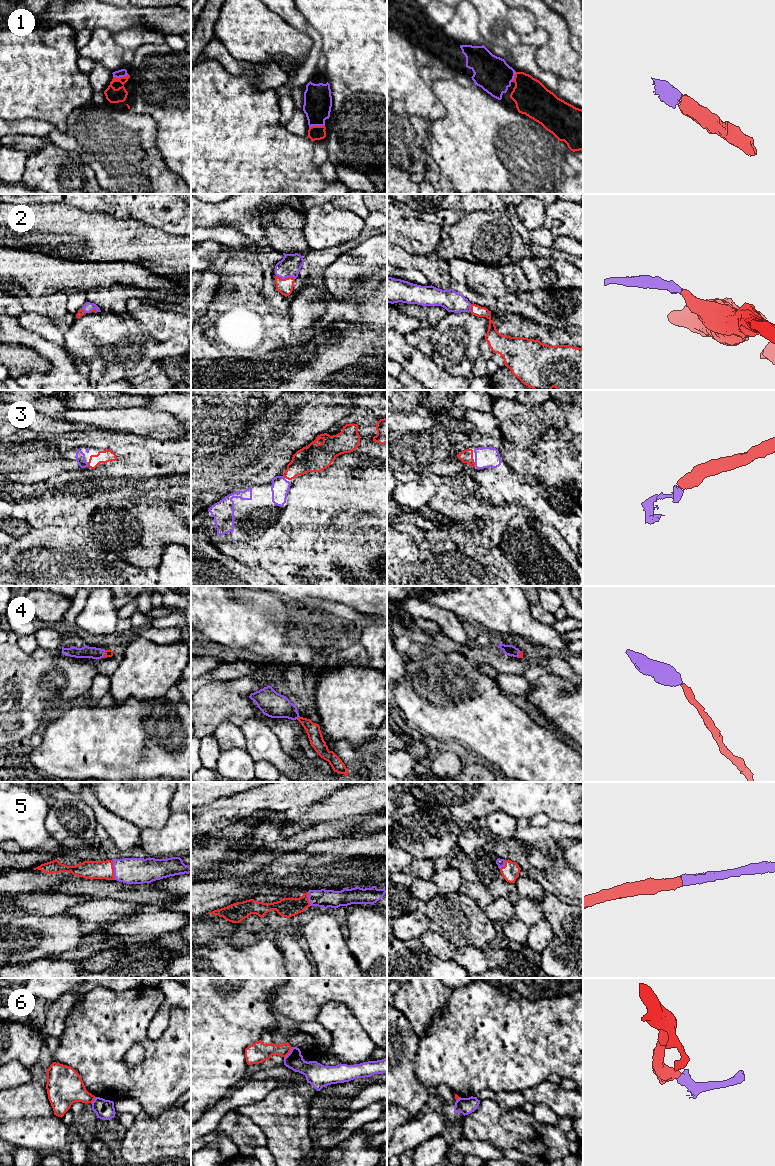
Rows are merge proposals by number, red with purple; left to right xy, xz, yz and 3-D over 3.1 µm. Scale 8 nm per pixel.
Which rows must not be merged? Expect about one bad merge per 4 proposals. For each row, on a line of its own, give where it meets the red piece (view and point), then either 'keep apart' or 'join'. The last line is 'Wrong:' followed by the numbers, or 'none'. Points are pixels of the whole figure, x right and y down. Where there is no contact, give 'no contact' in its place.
1: xz (316, 126) | join
2: xz (285, 278) | join
3: xy (88, 464) | join
4: xy (104, 654) | join
5: xy (113, 870) | join
6: xz (289, 1052) | keep apart
Wrong: 6

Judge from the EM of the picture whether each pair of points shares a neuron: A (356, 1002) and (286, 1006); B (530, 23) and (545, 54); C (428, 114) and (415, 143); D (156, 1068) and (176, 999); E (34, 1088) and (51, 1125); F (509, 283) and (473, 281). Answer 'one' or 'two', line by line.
A: one
B: two
C: two
D: two
E: two
F: one

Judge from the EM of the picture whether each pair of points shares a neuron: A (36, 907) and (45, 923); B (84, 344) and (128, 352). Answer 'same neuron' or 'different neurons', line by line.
A: different neurons
B: same neuron

